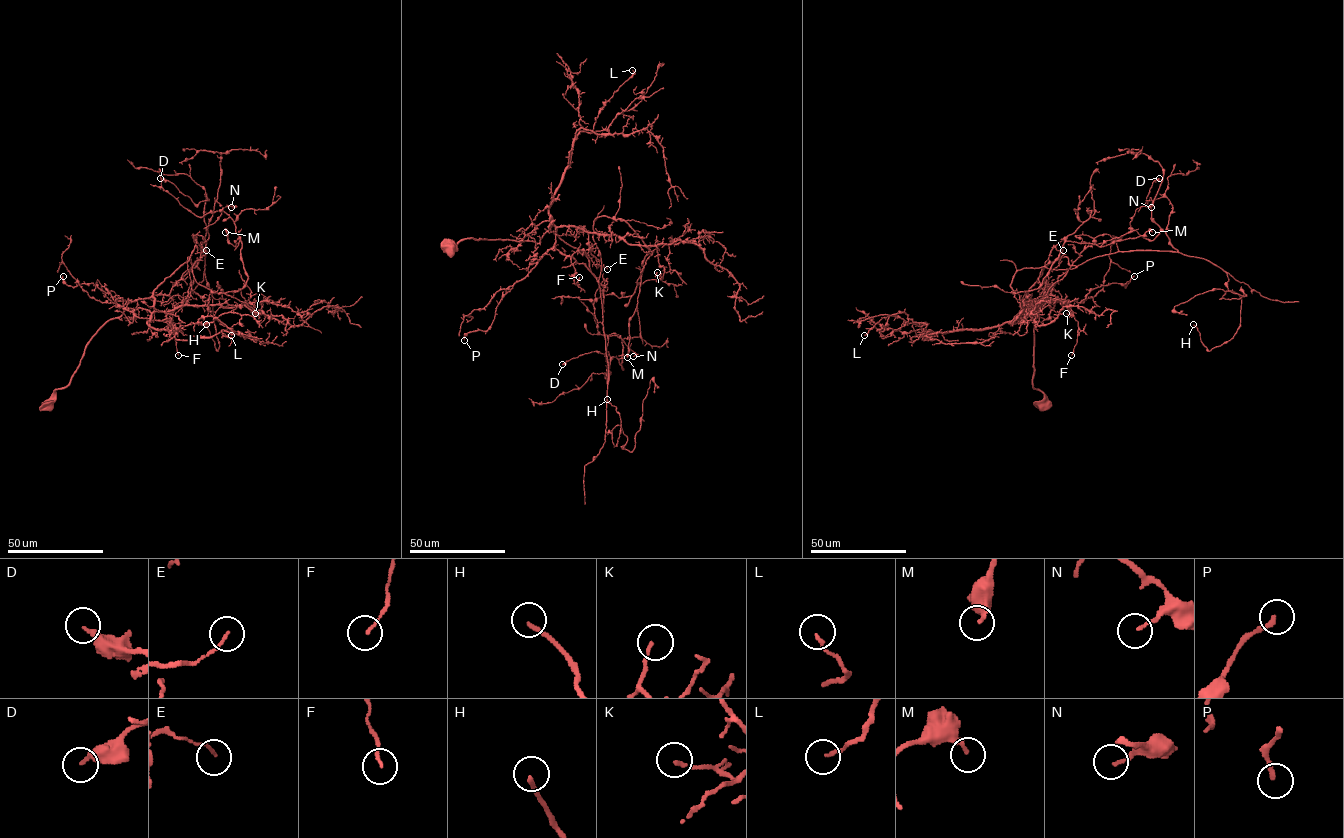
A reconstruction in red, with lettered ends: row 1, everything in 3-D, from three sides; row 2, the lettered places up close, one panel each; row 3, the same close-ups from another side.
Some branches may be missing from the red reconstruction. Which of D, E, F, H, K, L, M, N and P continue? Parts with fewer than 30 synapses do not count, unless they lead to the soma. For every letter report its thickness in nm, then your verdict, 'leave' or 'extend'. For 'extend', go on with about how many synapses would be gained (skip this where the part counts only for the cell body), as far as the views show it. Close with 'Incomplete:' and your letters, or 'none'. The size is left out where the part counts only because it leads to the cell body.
D: calibre 280 nm; leave
E: calibre 120 nm; leave
F: calibre 110 nm; leave
H: calibre 180 nm; leave
K: calibre 140 nm; leave
L: calibre 130 nm; leave
M: calibre 180 nm; leave
N: calibre 120 nm; leave
P: calibre 200 nm; leave
Incomplete: none

